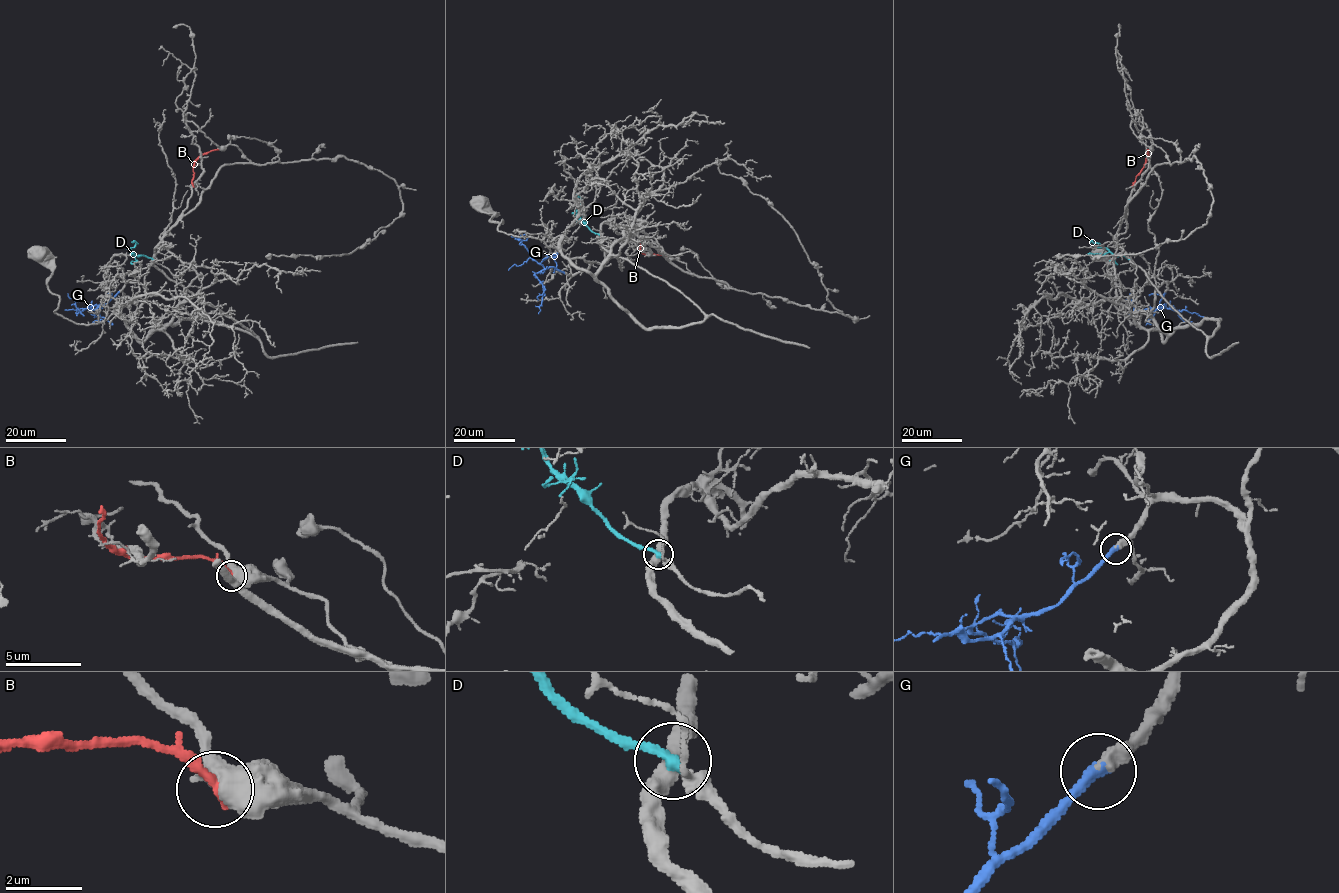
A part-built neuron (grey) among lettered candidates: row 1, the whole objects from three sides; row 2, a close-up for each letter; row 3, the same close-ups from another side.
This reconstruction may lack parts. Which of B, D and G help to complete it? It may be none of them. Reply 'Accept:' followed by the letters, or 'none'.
Accept: D, G

